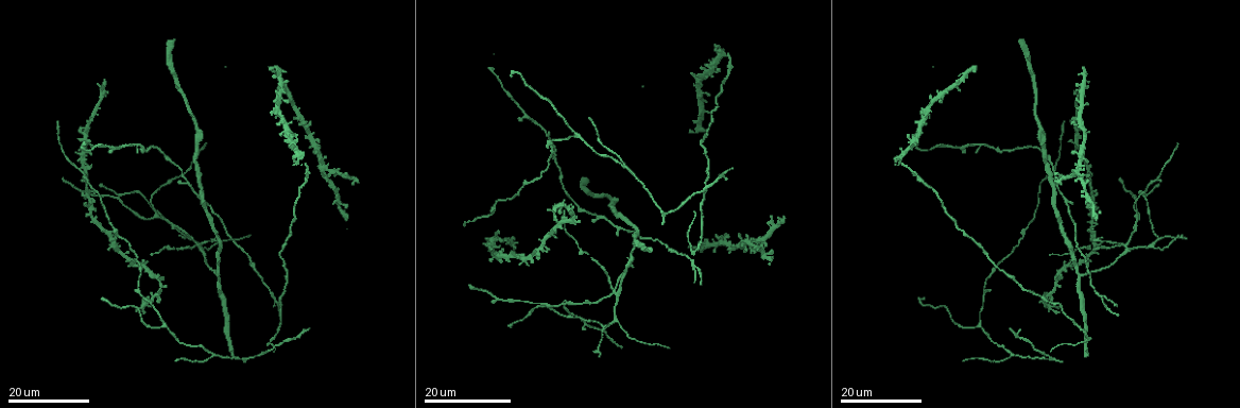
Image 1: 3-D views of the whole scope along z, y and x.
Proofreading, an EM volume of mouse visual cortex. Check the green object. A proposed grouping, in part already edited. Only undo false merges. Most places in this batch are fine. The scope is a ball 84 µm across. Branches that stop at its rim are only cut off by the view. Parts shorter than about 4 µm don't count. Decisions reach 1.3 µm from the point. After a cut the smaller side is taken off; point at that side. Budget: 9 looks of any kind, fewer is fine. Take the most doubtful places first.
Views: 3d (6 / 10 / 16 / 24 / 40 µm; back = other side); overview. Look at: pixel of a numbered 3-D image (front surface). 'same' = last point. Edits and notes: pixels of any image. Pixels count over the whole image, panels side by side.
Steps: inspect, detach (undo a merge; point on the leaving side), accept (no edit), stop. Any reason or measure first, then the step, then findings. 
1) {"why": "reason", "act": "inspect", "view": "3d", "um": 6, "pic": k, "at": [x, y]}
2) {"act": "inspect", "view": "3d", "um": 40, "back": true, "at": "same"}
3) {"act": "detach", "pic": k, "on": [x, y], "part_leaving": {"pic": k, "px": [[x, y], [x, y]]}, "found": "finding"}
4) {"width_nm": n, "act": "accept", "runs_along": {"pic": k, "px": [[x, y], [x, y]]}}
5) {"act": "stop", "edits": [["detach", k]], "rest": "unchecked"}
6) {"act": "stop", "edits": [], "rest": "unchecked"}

{"why": "looks like a crossing", "act": "inspect", "view": "3d", "um": 16, "pic": 1, "at": [199, 245]}

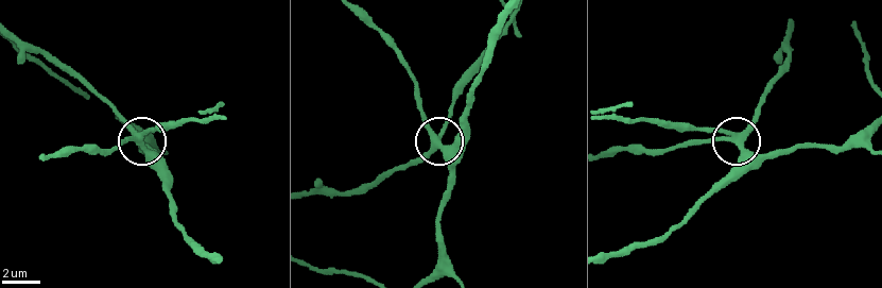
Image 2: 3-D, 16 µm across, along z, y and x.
{"act": "inspect", "view": "3d", "um": 6, "pic": 2, "at": [141, 141]}

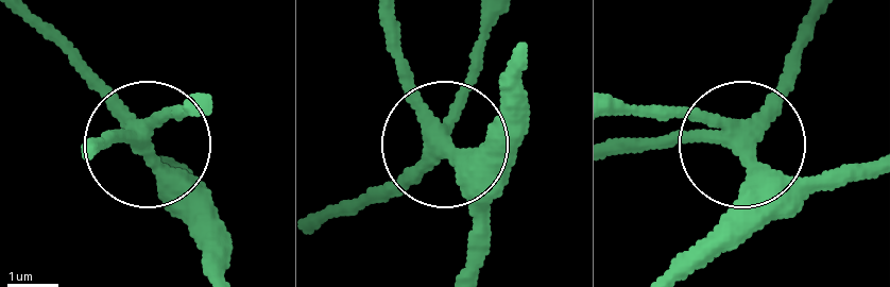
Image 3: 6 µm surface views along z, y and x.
{"act": "accept", "runs_along": {"pic": 3, "px": [[377, 14], [407, 103], [437, 146], [343, 213]]}, "found": "continuous, no second neuron"}

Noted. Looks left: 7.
{"why": "two arms in line, one across", "act": "inspect", "view": "3d", "um": 24, "pic": 1, "at": [211, 353]}

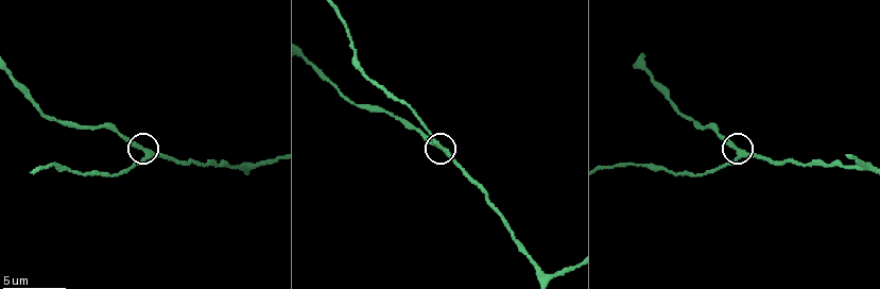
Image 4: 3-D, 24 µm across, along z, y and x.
{"act": "inspect", "view": "3d", "um": 6, "pic": 4, "at": [150, 157]}

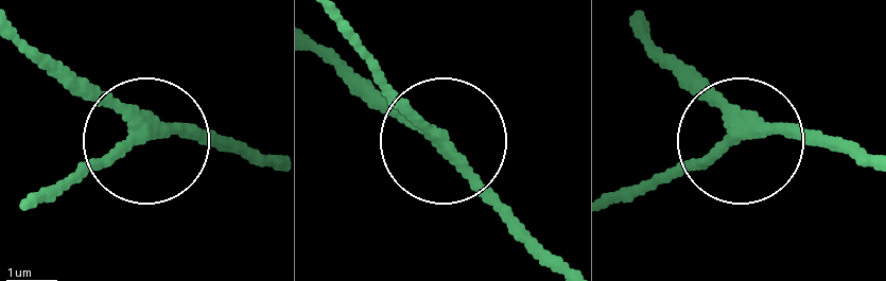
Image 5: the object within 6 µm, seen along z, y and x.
{"arms": 3, "act": "accept", "runs_along": {"pic": 5, "px": [[19, 48], [141, 136], [49, 199]]}, "found": "continuous, no second neuron"}

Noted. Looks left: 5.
{"act": "inspect", "view": "3d", "um": 16, "pic": 1, "at": [1100, 295]}

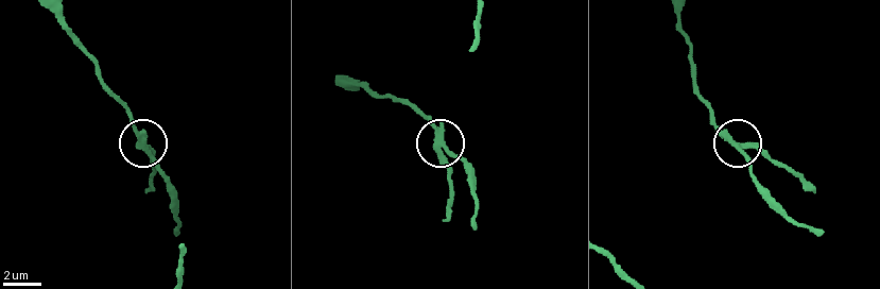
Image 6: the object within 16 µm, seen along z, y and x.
{"why": "zoom in", "act": "inspect", "view": "3d", "um": 10, "pic": 6, "at": [148, 152]}

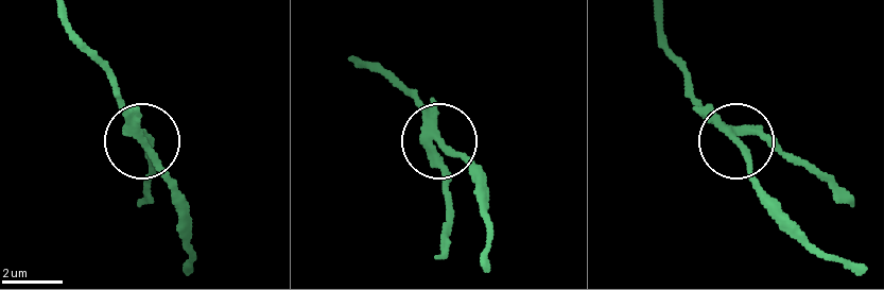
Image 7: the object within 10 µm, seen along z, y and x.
{"side_arm_um": 5, "arms": 3, "act": "detach", "pic": 7, "on": [443, 169], "found": "a second neuron is stuck on"}

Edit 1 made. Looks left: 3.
{"act": "stop", "edits": [["detach", 7]], "rest": "unchecked"}

